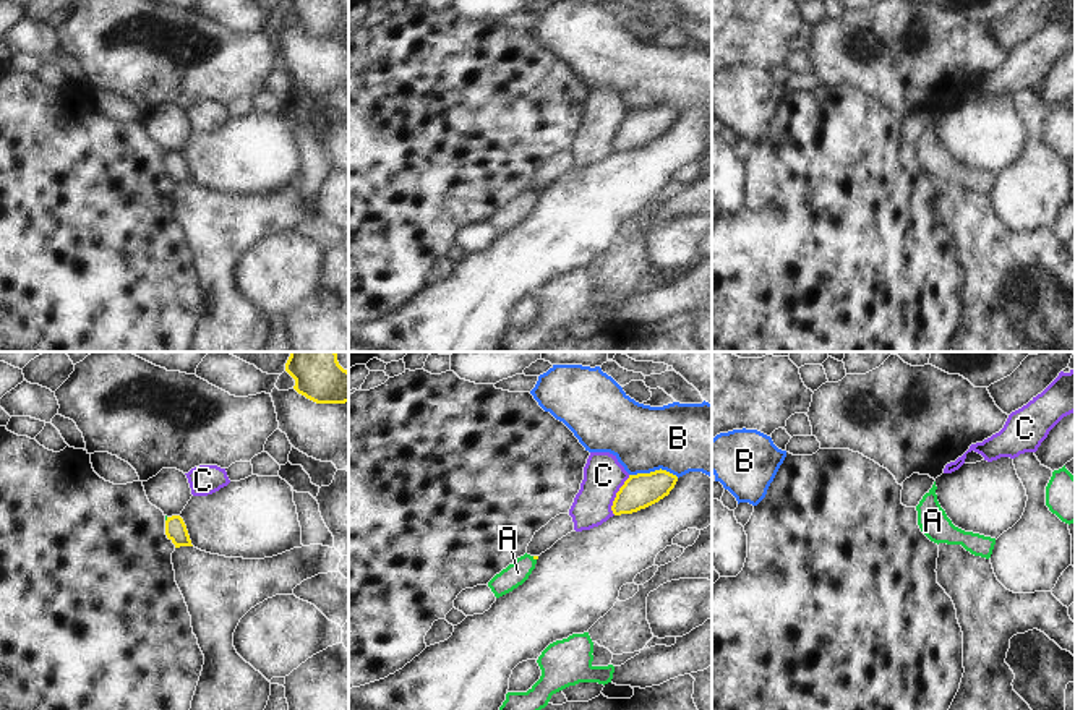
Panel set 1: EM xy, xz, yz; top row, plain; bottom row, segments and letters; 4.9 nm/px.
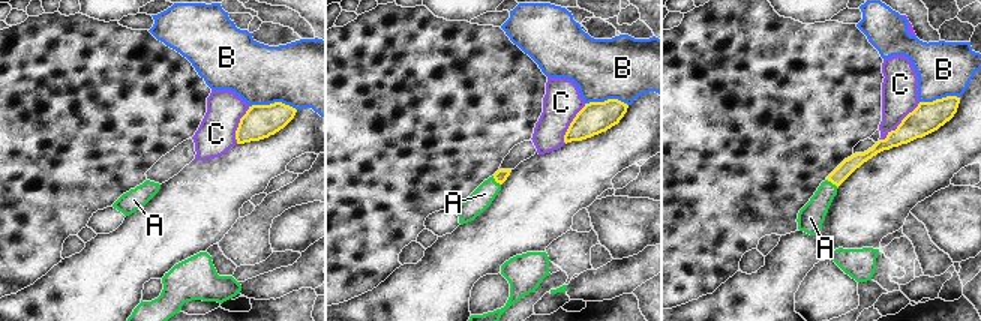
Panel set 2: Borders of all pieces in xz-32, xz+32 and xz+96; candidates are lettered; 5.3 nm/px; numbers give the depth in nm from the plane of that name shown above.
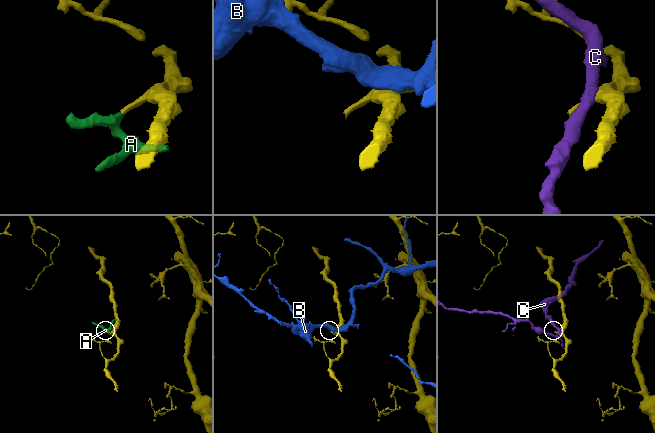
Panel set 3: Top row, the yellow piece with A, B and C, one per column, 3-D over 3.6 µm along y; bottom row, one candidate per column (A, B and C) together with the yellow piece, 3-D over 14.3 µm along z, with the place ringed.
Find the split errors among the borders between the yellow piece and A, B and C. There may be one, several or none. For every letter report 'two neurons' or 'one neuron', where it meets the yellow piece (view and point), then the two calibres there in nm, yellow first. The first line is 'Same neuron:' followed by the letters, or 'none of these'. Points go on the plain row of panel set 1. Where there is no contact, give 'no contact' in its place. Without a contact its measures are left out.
Same neuron: A
A: one neuron; contact xz (534, 195); calibres 20 and 110 nm
B: two neurons; contact xz (654, 109); calibres 170 and 340 nm
C: two neurons; contact xz (616, 132); calibres 170 and 200 nm

